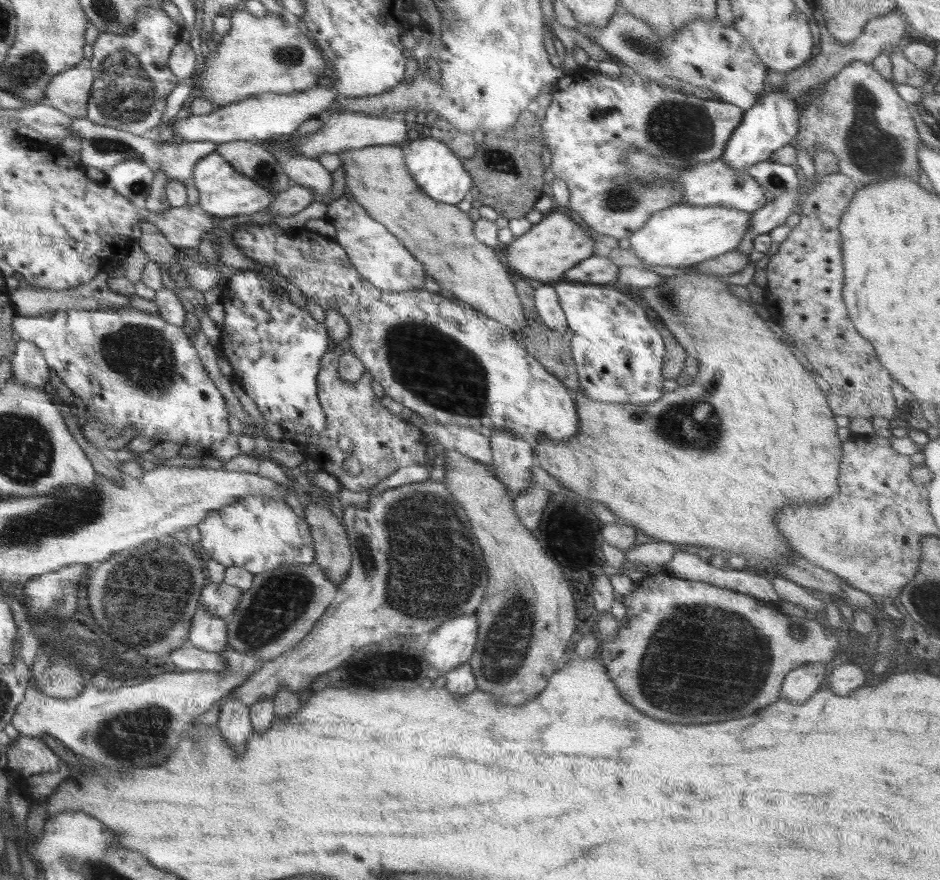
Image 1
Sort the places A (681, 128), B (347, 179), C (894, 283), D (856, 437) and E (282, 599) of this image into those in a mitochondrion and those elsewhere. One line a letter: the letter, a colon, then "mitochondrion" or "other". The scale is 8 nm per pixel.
A: mitochondrion
B: other
C: other
D: other
E: mitochondrion

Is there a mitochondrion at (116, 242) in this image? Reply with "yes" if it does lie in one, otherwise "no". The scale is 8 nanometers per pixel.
no

